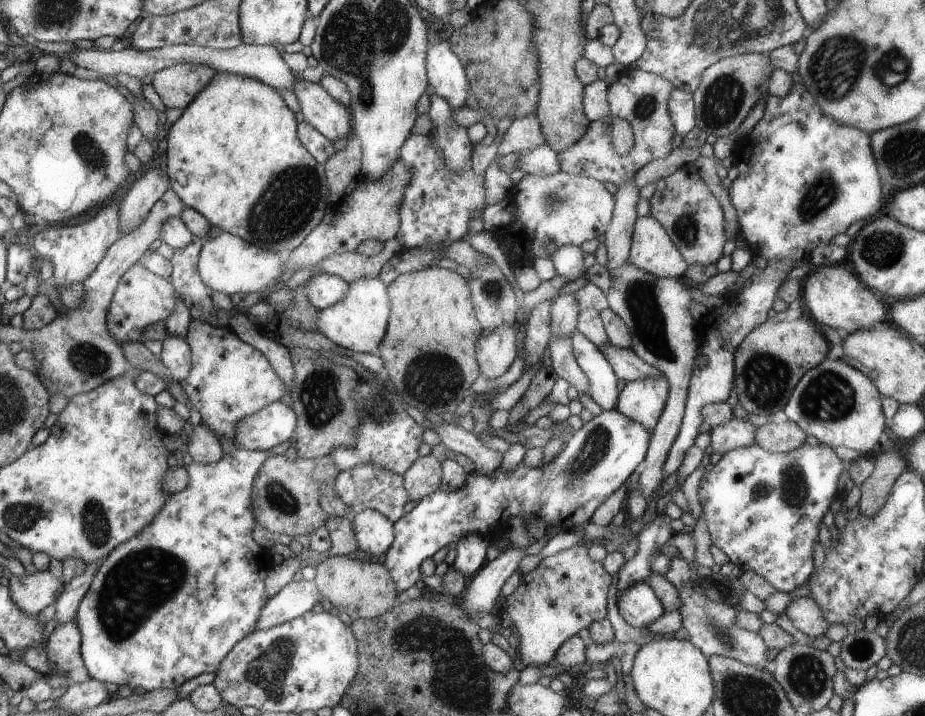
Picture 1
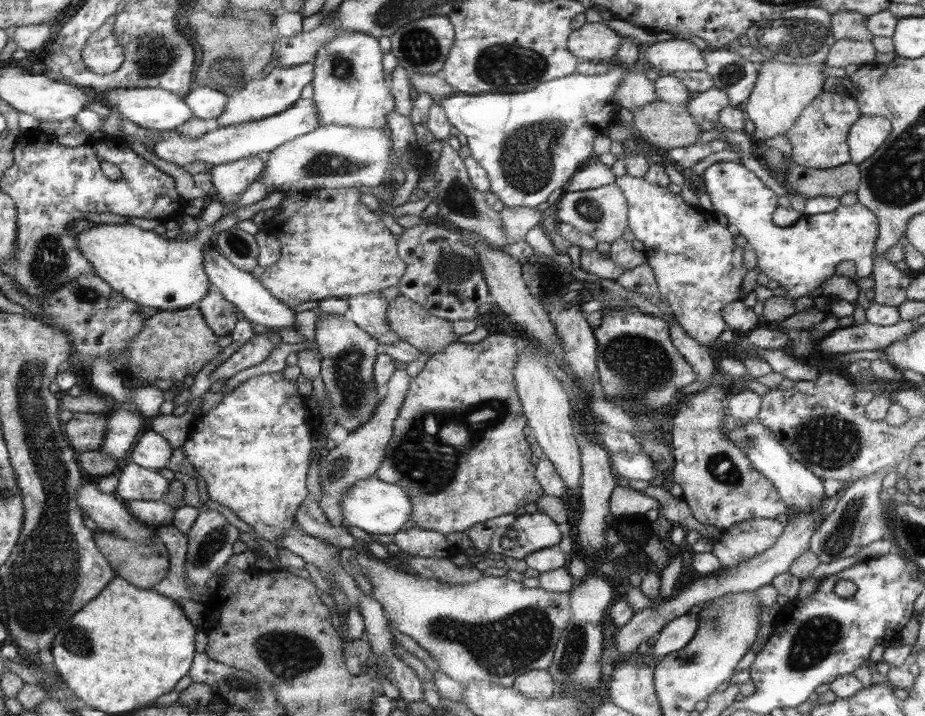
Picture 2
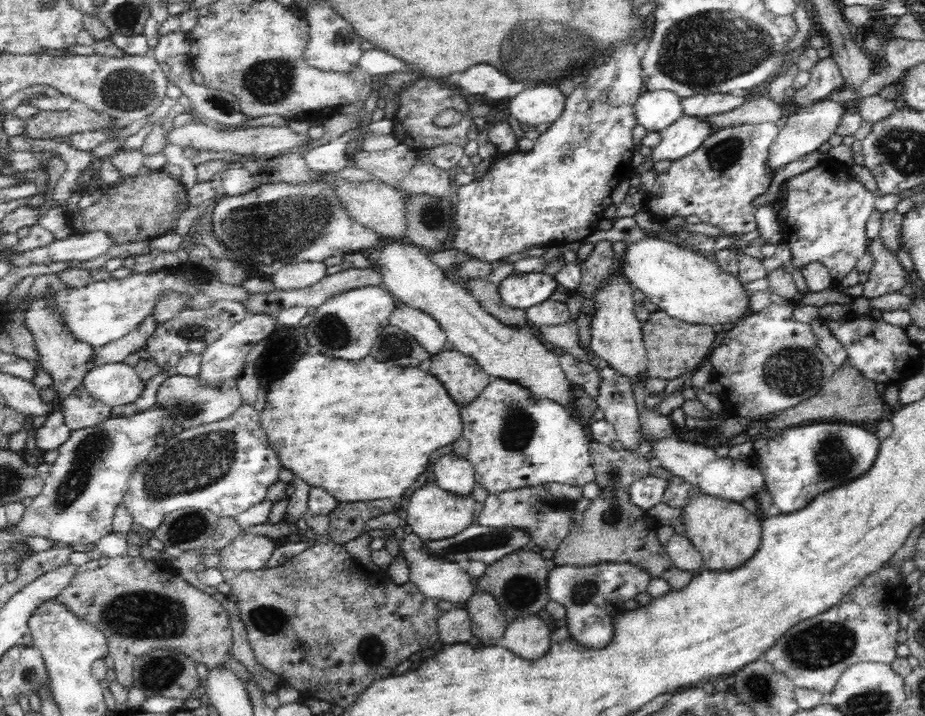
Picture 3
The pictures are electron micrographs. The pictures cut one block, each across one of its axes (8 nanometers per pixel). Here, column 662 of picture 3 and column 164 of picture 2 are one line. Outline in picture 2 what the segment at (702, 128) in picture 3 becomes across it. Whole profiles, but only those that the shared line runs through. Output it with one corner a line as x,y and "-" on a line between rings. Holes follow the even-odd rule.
300,97
292,108
288,108
287,111
276,114
276,116
243,124
218,127
203,134
200,138
190,138
179,128
159,130
159,138
152,145
152,150
156,156
163,158
166,162
172,162
172,164
178,164
178,166
185,168
195,160
202,160
202,162
210,165
226,164
254,155
267,155
285,142
312,132
319,126
318,123
320,123
320,118
316,112
314,99

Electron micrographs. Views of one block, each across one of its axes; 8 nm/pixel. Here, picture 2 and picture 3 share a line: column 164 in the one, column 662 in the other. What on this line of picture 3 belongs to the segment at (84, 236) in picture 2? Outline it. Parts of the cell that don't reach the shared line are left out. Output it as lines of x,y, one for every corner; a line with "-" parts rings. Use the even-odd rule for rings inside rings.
658,236
641,237
638,241
628,242
626,247
622,260
624,275
628,277
634,289
641,290
646,300
656,304
659,310
664,311
668,316
690,324
710,326
723,324
728,328
744,320
750,313
750,297
740,279
726,272
708,255
682,248
682,245
659,239

